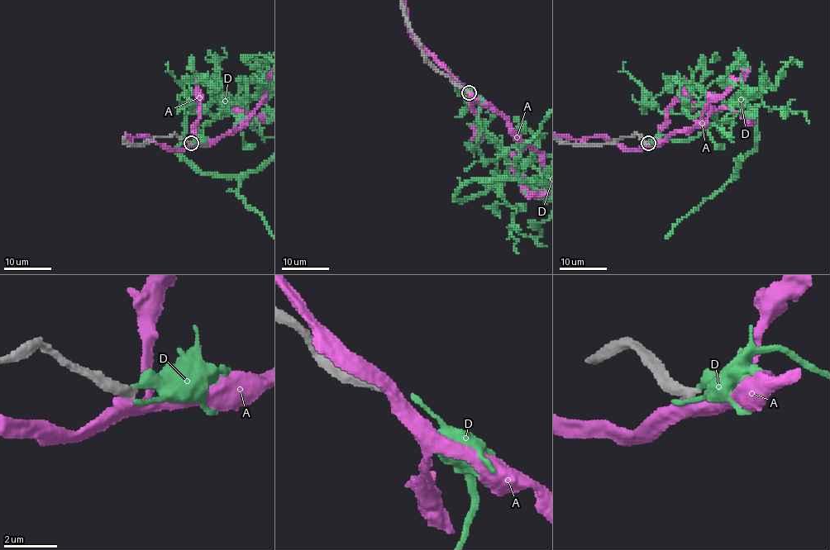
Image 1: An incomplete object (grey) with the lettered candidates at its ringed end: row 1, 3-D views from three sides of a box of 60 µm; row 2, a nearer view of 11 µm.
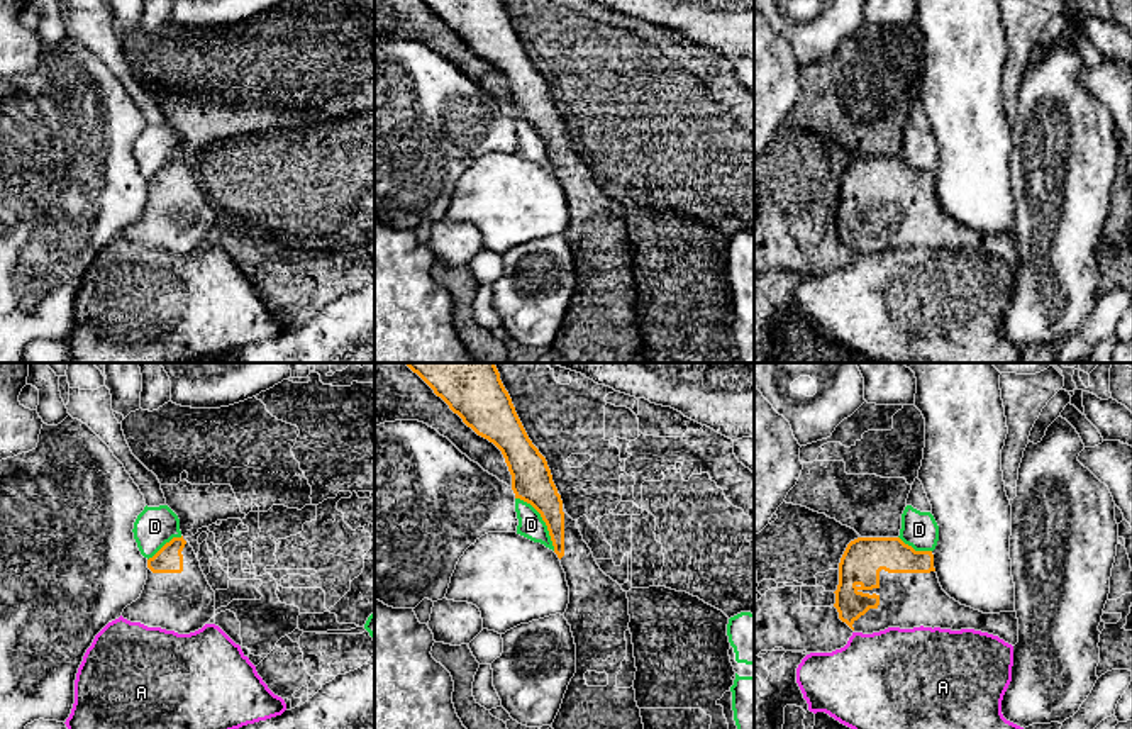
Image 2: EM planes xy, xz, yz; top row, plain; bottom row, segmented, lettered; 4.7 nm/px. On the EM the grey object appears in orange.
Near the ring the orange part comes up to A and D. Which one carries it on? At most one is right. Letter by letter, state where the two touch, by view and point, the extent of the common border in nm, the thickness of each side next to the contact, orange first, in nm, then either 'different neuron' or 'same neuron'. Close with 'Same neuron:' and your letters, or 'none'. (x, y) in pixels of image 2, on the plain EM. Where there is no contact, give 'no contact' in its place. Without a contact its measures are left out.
A: no contact | different neuron
D: xz (543, 139) | 320 nm | 190/120 nm | different neuron
Same neuron: none

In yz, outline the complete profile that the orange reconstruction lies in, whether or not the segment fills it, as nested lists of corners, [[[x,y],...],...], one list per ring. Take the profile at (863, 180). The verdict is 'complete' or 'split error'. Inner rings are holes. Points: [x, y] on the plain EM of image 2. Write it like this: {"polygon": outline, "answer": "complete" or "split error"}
{"polygon": [[[857,158],[839,183],[834,227],[854,253],[888,248],[974,249],[1018,263],[1017,232],[983,234],[961,225],[941,207],[932,171],[915,171],[900,158]]], "answer": "split error"}

